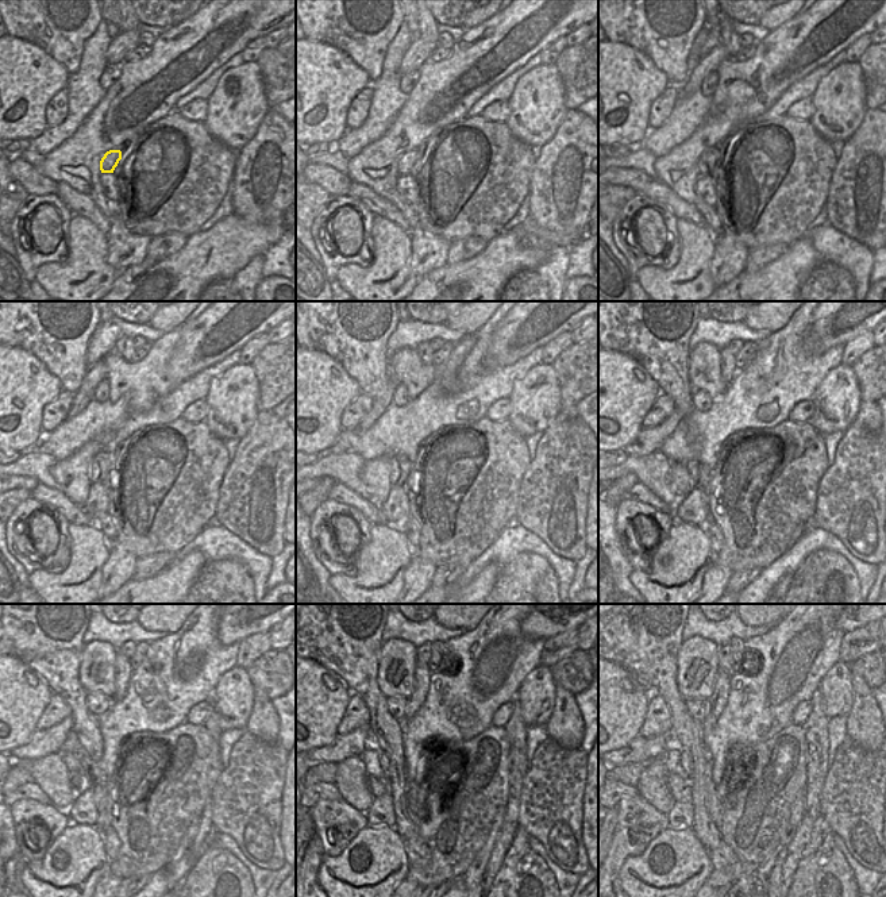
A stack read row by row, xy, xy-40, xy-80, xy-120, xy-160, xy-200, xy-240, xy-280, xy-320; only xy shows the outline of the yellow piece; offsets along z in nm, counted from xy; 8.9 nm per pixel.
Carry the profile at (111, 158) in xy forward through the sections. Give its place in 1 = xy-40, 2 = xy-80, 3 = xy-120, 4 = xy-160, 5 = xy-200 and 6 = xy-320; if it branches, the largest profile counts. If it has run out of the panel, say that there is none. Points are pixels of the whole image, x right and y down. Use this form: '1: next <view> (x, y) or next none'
1: next xy-40 (408, 160)
2: next xy-80 (709, 157)
3: next xy-120 (100, 465)
4: next xy-160 (400, 466)
5: next xy-200 (700, 473)
6: next xy-320 (686, 761)

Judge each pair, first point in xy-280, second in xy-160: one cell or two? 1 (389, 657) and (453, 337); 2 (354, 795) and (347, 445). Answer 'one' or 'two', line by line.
1: two
2: two

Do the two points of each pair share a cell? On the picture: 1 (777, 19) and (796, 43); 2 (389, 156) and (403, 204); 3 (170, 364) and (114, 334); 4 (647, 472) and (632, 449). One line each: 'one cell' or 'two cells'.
1: two cells
2: one cell
3: two cells
4: two cells

